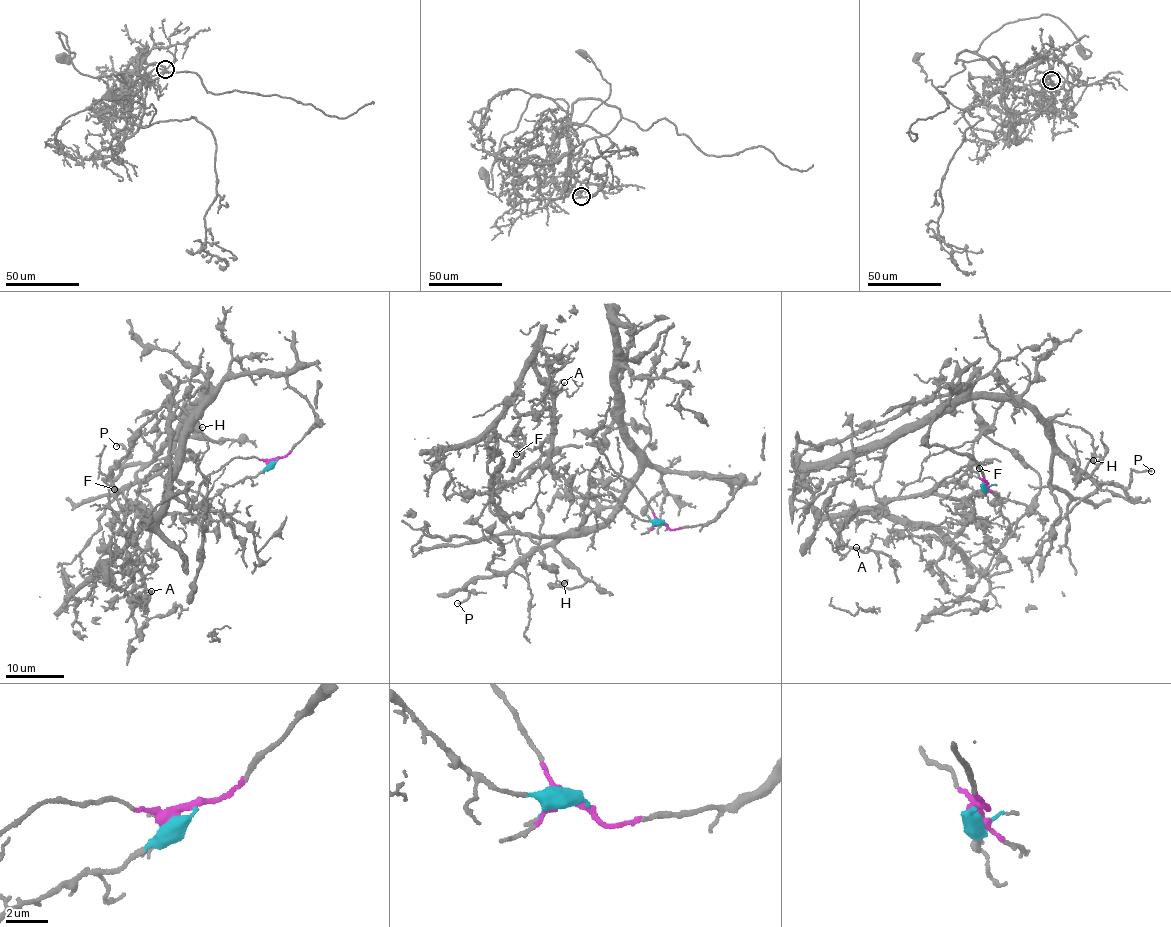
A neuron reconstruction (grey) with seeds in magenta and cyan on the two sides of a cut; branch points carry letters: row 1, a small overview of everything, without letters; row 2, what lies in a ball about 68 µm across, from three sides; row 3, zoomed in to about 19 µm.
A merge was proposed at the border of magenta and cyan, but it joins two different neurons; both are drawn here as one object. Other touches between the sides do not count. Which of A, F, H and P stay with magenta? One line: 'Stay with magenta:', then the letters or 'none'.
Stay with magenta: H, P

